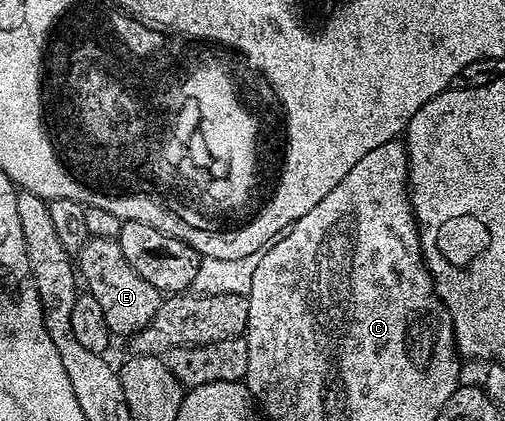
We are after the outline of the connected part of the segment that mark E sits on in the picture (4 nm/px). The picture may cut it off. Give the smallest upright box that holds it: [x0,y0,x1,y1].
[76,239,164,337]

